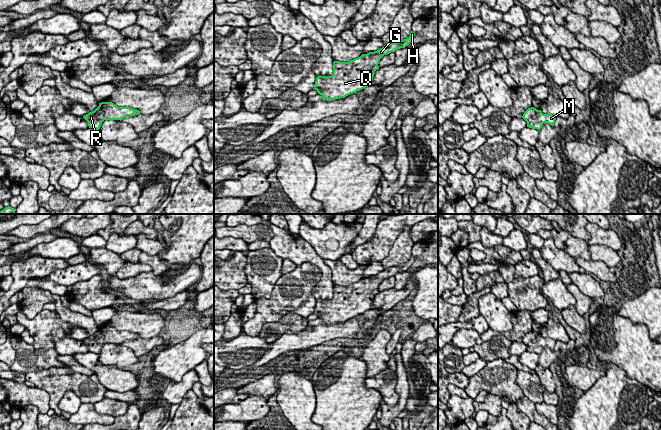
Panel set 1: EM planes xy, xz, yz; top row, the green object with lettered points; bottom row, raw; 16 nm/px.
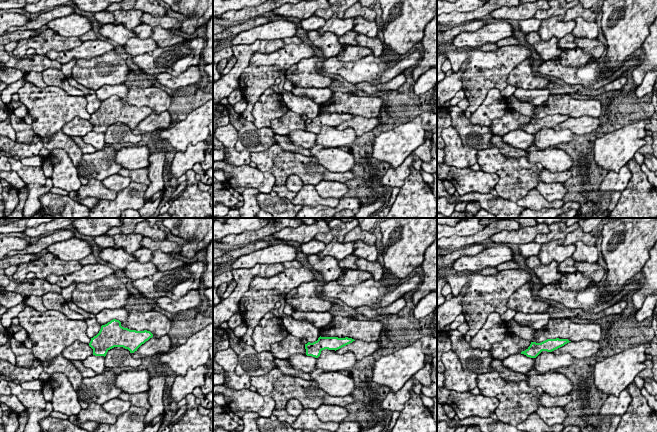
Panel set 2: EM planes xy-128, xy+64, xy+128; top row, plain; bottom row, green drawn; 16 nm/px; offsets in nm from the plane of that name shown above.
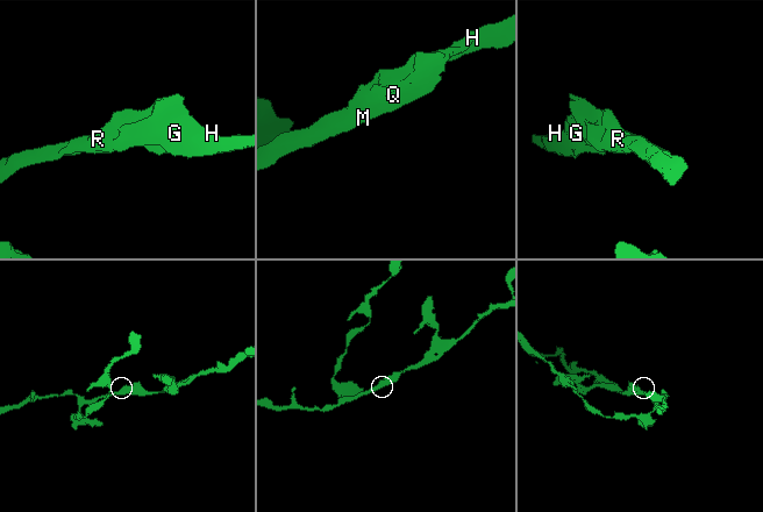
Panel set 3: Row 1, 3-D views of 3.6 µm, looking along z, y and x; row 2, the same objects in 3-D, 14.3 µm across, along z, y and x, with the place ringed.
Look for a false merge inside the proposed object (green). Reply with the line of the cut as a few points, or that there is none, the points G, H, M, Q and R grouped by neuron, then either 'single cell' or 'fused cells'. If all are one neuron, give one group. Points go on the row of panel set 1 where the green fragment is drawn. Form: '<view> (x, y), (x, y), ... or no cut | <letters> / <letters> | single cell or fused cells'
no cut | G H M Q R | single cell

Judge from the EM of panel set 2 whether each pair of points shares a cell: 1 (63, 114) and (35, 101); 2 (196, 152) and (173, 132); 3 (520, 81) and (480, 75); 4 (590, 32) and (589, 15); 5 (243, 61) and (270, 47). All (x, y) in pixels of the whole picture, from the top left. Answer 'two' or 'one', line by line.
1: one
2: two
3: two
4: two
5: one

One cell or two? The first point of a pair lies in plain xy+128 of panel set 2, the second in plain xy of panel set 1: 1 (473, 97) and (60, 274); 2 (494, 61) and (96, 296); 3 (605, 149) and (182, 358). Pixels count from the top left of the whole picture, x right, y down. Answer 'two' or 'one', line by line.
1: one
2: two
3: one

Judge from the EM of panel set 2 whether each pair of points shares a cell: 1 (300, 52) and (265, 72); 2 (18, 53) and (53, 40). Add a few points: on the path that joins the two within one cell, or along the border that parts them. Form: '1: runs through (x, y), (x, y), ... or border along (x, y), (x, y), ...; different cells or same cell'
1: runs through (291, 54), (281, 59), (274, 66); same cell
2: runs through (27, 44), (44, 42); same cell

